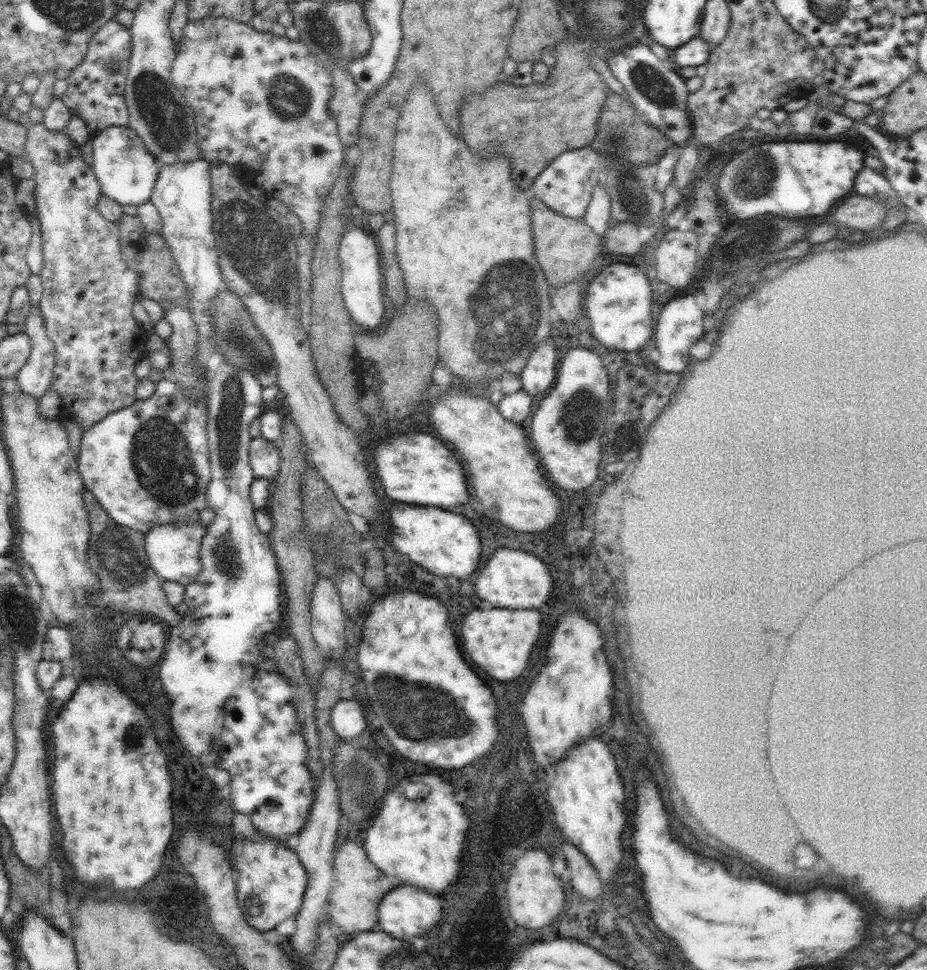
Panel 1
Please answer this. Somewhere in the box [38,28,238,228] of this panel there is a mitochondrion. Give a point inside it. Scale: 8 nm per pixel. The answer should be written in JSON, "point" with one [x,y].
{"point":[169,124]}

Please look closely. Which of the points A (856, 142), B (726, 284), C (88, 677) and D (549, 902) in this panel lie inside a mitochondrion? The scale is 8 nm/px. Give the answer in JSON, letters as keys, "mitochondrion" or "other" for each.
{"A":"other","B":"mitochondrion","C":"other","D":"other"}

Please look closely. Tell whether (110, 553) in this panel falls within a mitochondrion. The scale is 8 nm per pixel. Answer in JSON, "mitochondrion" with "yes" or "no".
{"mitochondrion":"yes"}

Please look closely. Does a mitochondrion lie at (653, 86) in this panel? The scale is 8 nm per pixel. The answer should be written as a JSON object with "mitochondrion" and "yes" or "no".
{"mitochondrion":"yes"}

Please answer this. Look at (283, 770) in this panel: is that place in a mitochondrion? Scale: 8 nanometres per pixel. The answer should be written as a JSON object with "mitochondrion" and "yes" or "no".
{"mitochondrion":"no"}

